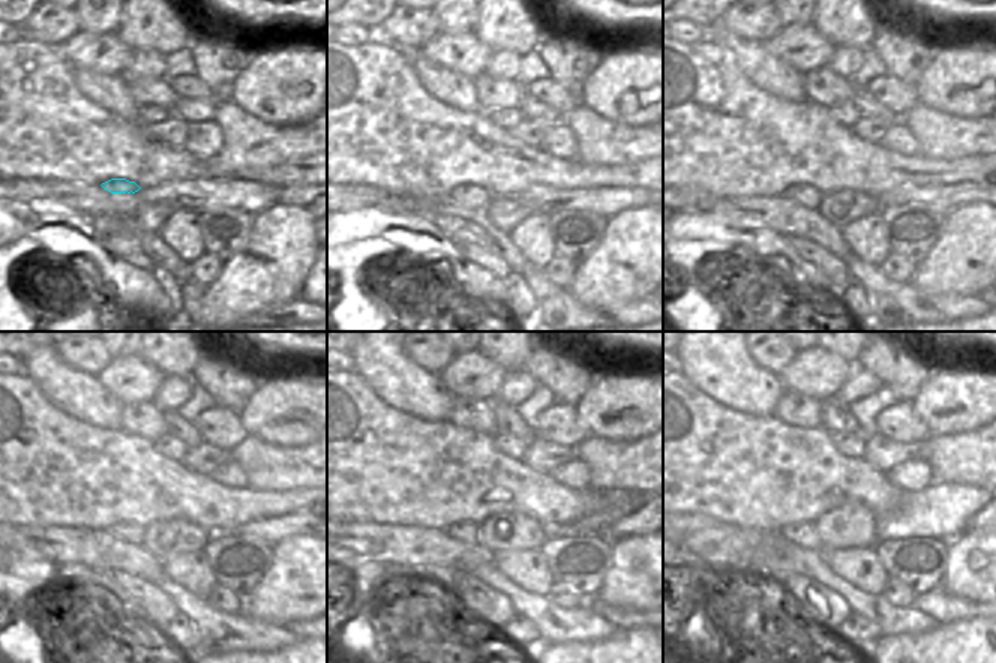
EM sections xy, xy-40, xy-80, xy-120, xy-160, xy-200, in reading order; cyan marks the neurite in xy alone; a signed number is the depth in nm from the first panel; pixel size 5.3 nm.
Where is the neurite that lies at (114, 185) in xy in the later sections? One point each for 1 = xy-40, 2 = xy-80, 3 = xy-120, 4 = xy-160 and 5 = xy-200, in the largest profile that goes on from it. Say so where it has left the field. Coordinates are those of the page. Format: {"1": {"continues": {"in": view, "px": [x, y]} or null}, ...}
{"1": {"continues": {"in": "xy-40", "px": [470, 197]}}, "2": {"continues": {"in": "xy-80", "px": [807, 195]}}, "3": {"continues": {"in": "xy-120", "px": [132, 533]}}, "4": {"continues": {"in": "xy-160", "px": [465, 531]}}, "5": {"continues": {"in": "xy-200", "px": [803, 534]}}}

